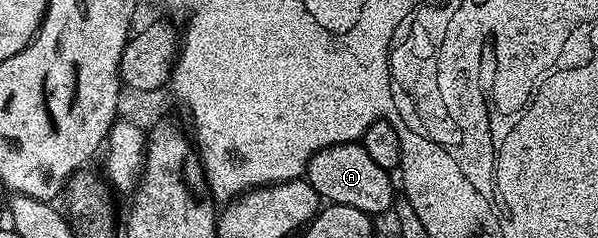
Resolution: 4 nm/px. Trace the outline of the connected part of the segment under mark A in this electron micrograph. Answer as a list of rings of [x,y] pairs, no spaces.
[[[344,142],[338,146],[328,146],[317,150],[305,169],[304,177],[315,188],[322,200],[329,204],[347,204],[359,208],[370,216],[385,214],[394,209],[395,193],[390,171],[379,168],[371,156],[367,156],[364,145],[357,142]]]

